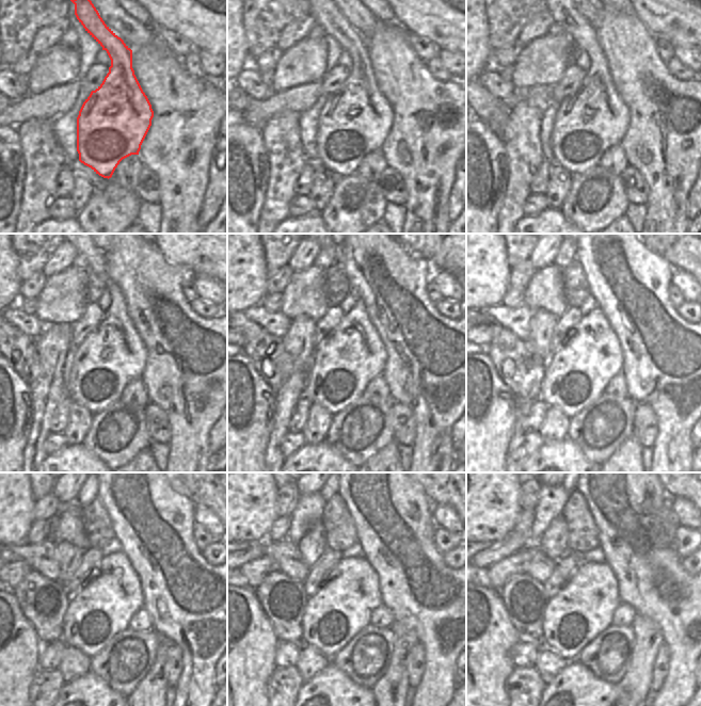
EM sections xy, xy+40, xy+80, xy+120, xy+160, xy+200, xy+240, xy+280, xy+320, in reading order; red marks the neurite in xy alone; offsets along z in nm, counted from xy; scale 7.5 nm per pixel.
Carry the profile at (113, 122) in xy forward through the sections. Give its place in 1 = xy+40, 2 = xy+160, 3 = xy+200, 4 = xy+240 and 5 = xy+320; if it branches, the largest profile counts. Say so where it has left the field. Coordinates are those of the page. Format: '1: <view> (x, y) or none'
1: xy+40 (354, 121)
2: xy+160 (340, 367)
3: xy+200 (577, 374)
4: xy+240 (102, 608)
5: xy+320 (584, 607)

